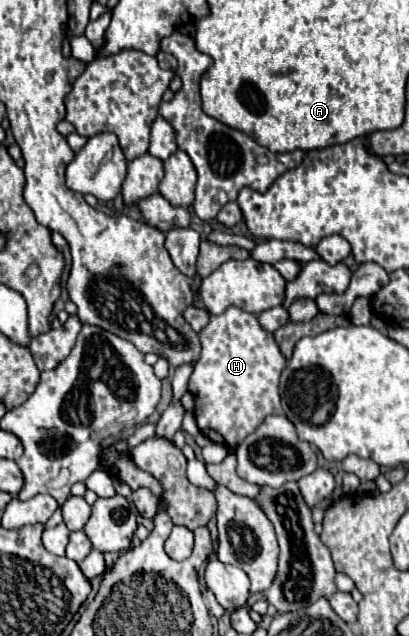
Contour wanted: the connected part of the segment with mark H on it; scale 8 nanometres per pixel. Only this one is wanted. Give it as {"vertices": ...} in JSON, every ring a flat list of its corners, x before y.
{"vertices":[[238,307,228,317,210,315,210,323,200,331,202,355,194,365,188,389,194,397,194,417,200,431,214,443,242,443,268,415,280,415,278,379,286,367,272,333,266,333,256,315]]}

